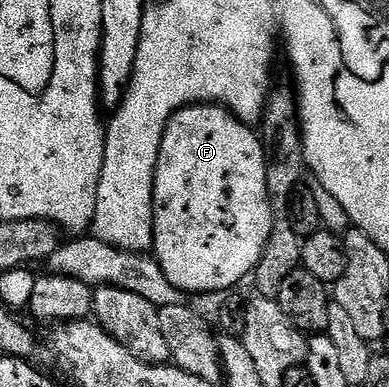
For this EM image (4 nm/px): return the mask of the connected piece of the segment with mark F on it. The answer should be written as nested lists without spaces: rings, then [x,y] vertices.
[[[188,104],[179,112],[174,113],[174,117],[171,118],[164,130],[158,163],[155,164],[152,173],[152,183],[154,185],[154,247],[152,255],[158,261],[160,270],[164,270],[164,278],[168,278],[168,282],[172,282],[172,286],[176,286],[181,292],[187,294],[193,294],[193,292],[226,294],[237,289],[237,284],[245,276],[247,279],[260,262],[274,221],[274,211],[270,208],[270,195],[266,181],[266,152],[262,148],[259,133],[251,125],[236,119],[224,107],[216,104]]]

